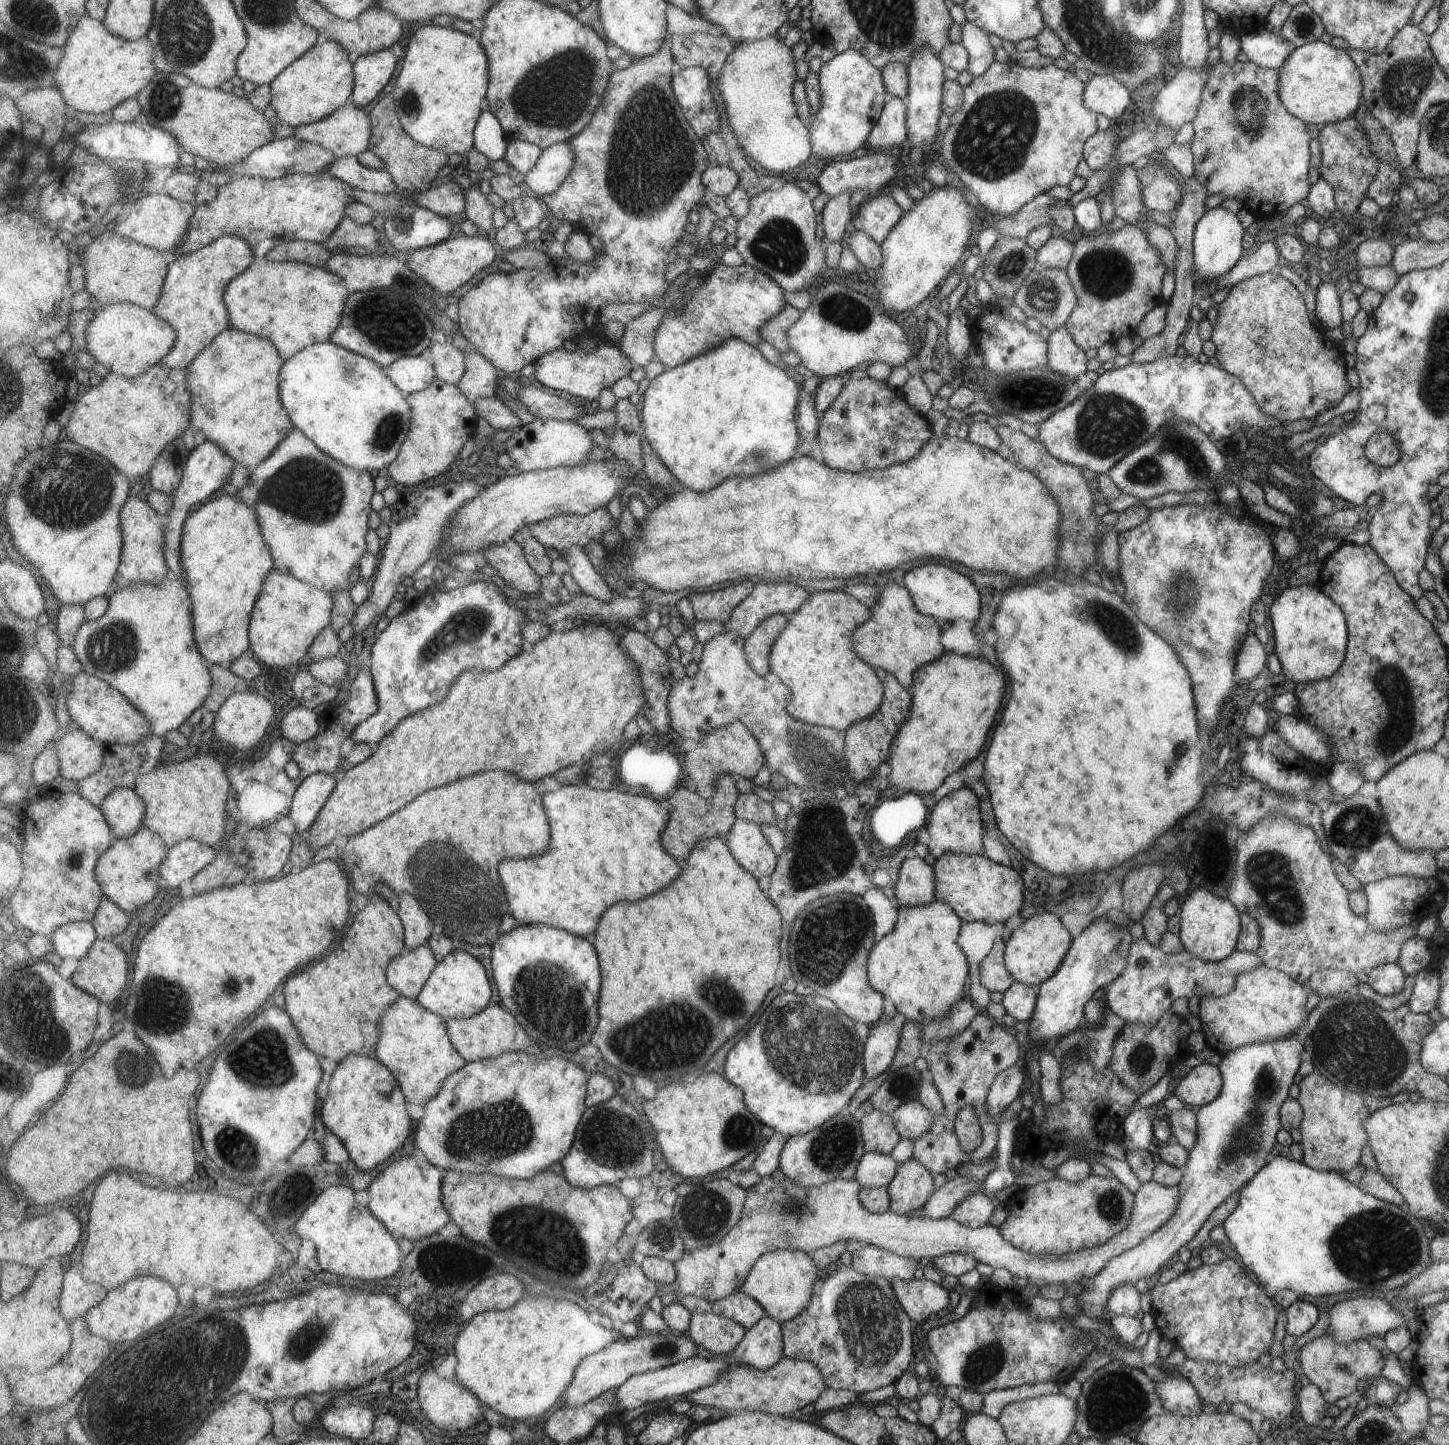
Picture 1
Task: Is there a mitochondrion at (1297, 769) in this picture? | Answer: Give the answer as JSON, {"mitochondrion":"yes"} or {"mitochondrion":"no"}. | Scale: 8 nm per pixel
{"mitochondrion":"yes"}

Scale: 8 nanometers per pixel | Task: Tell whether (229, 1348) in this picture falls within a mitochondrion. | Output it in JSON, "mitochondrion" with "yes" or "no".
{"mitochondrion":"yes"}

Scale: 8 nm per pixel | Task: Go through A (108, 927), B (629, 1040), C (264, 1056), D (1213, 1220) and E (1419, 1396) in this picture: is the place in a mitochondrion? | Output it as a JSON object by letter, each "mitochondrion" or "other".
{"A":"other","B":"mitochondrion","C":"mitochondrion","D":"other","E":"other"}

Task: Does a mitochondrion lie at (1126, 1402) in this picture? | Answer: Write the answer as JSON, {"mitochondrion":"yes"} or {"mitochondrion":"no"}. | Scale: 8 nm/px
{"mitochondrion":"yes"}

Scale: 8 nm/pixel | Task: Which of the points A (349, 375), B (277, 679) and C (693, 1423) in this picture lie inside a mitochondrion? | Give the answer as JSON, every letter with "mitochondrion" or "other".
{"A":"mitochondrion","B":"other","C":"other"}

